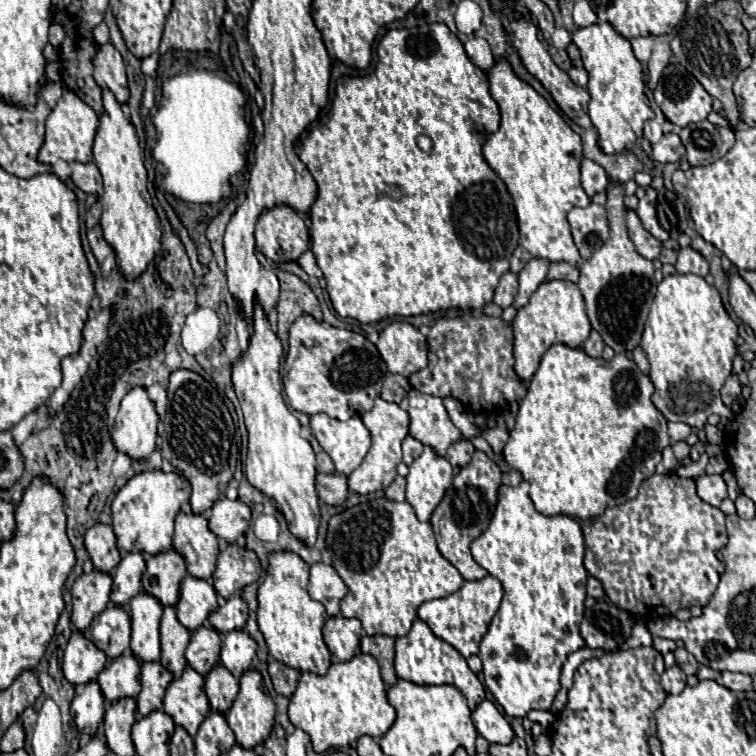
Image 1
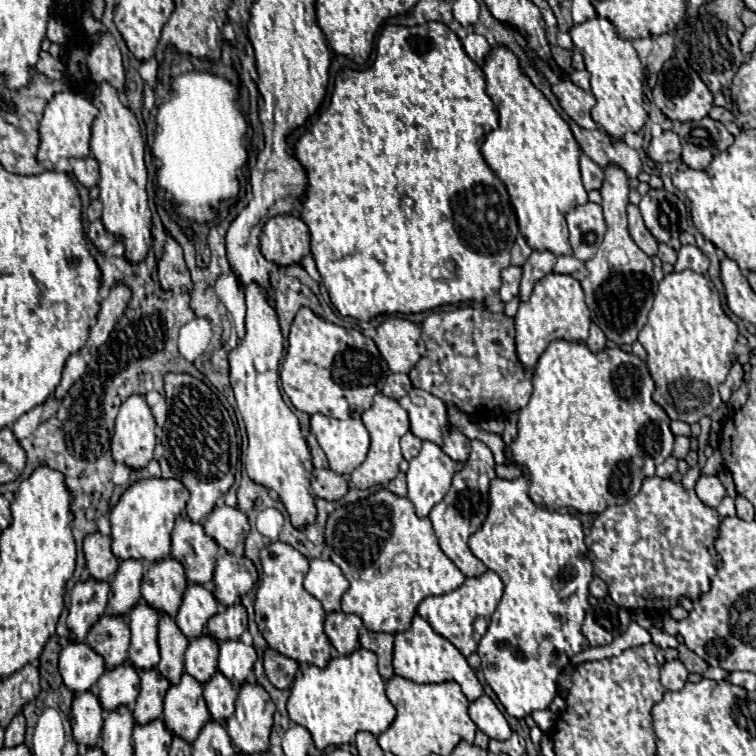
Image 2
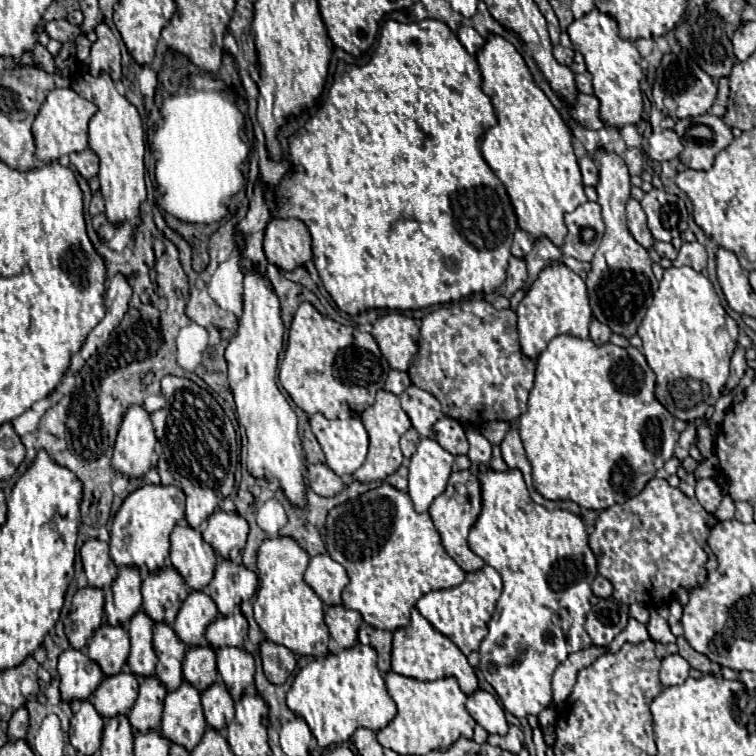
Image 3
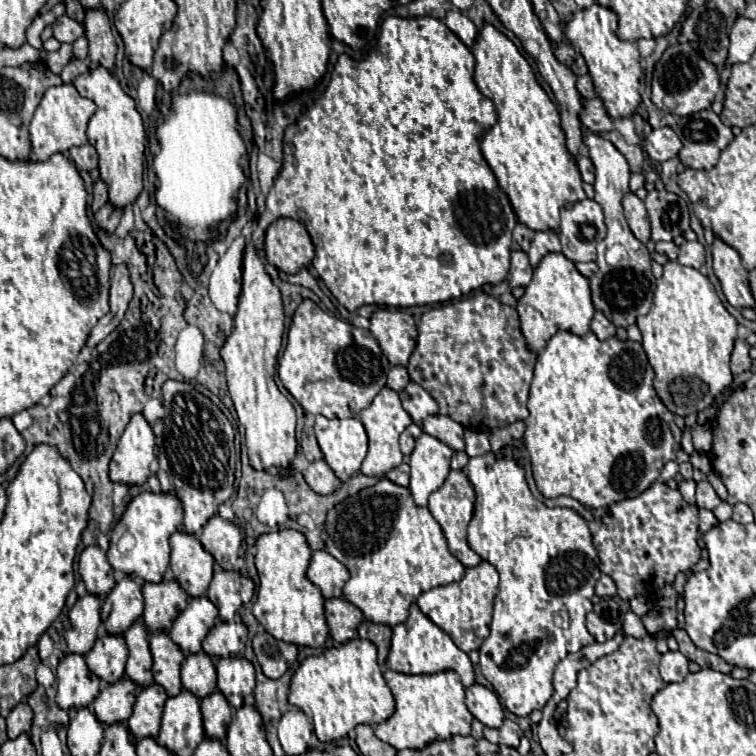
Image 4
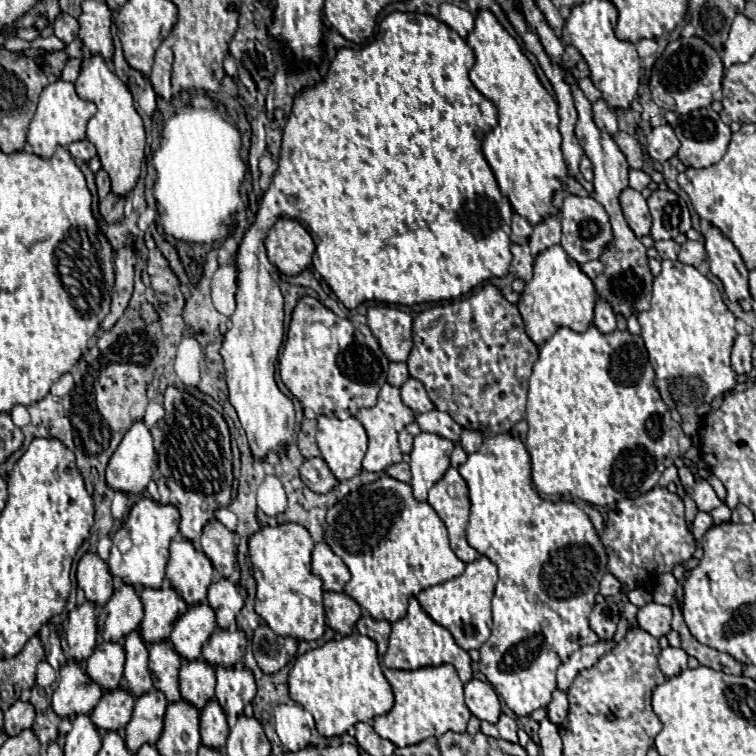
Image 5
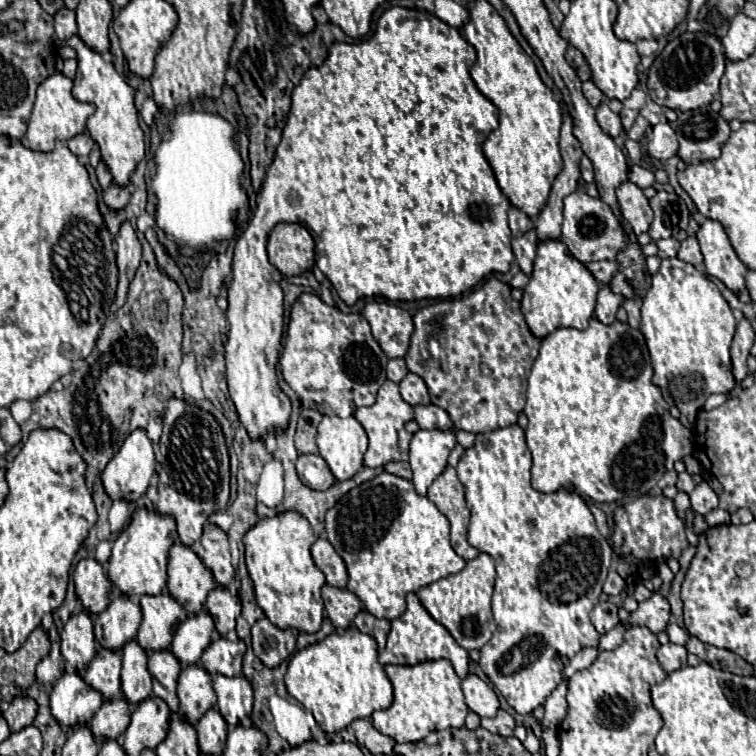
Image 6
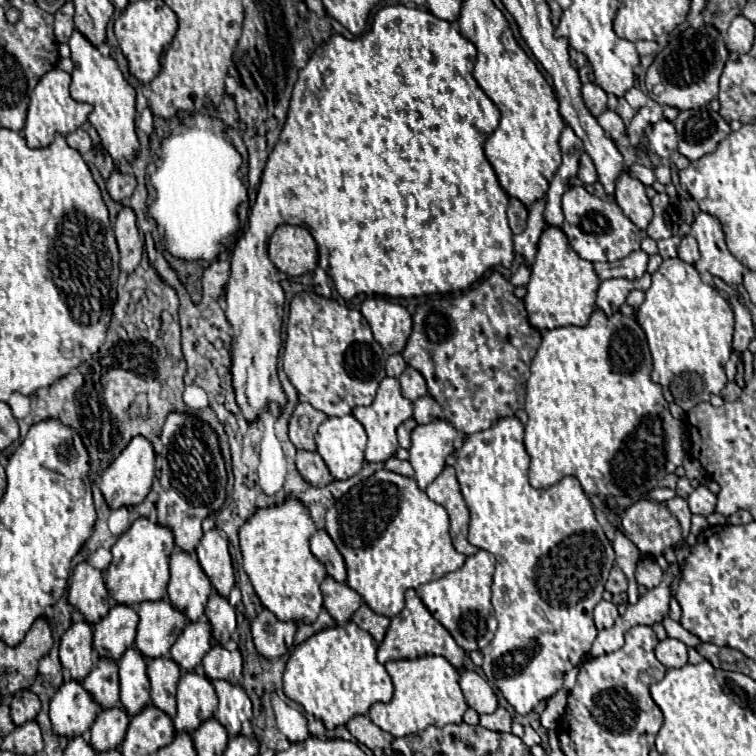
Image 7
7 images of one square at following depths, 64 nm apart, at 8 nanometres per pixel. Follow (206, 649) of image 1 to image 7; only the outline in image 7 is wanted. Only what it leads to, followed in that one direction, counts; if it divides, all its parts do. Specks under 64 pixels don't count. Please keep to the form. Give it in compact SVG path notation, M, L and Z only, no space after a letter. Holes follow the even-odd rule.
M186 672L178 682L178 712L172 718L176 732L194 732L198 724L212 718L218 698L212 682L198 672Z

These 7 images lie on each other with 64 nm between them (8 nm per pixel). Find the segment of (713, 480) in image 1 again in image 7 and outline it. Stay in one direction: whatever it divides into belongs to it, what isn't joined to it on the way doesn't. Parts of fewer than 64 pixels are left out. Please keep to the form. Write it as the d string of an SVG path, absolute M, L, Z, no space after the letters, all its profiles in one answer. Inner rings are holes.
M698 486L690 496L688 496L690 512L700 514L700 516L710 516L716 510L716 496L706 488Z

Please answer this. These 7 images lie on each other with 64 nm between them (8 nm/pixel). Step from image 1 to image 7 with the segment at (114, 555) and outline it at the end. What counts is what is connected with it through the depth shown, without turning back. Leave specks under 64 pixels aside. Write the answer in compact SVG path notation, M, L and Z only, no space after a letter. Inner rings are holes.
M80 562L72 572L68 588L68 602L82 614L88 624L96 624L110 610L108 588L102 572L92 568L88 562Z

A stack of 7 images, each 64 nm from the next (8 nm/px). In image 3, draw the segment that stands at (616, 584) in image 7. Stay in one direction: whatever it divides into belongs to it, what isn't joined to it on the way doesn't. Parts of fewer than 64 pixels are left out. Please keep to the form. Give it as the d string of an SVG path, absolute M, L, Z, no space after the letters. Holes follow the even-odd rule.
M596 576L596 580L592 582L592 590L594 590L594 594L600 596L600 598L610 598L614 588L612 588L610 580L606 580L604 576Z

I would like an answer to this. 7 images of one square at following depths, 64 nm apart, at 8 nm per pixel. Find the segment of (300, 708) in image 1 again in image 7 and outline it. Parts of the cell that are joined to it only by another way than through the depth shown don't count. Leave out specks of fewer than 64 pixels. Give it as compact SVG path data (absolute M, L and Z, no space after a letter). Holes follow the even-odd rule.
M352 620L342 626L332 626L316 632L314 636L306 638L302 644L298 644L284 670L284 694L298 702L306 714L312 714L324 722L328 730L334 730L342 724L346 724L356 714L368 714L370 706L374 702L390 702L392 700L392 680L386 672L386 668L376 660L376 642L374 638L358 628Z

